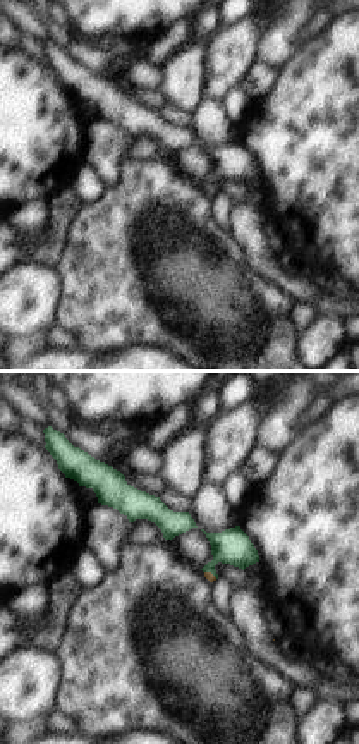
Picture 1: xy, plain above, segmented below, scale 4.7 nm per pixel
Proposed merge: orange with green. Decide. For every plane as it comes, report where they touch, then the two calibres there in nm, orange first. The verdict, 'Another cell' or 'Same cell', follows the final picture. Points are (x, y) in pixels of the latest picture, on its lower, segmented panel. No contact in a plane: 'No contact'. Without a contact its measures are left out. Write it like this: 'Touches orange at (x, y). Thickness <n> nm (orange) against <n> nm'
Touches orange at (210, 573). Thickness 40 nm (orange) against 160 nm

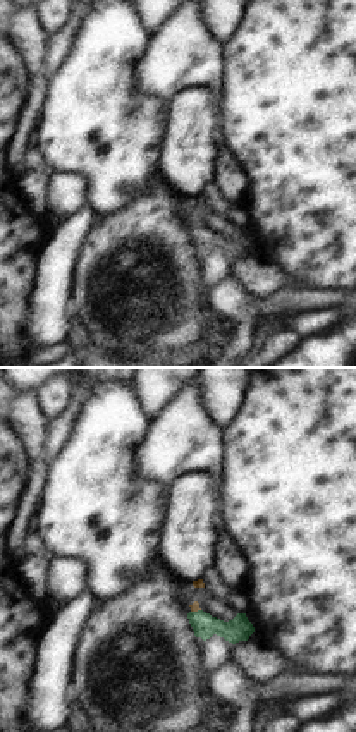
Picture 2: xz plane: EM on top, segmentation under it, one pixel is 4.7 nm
Touches orange at (195, 610). Thickness 50 nm (orange) against 110 nm

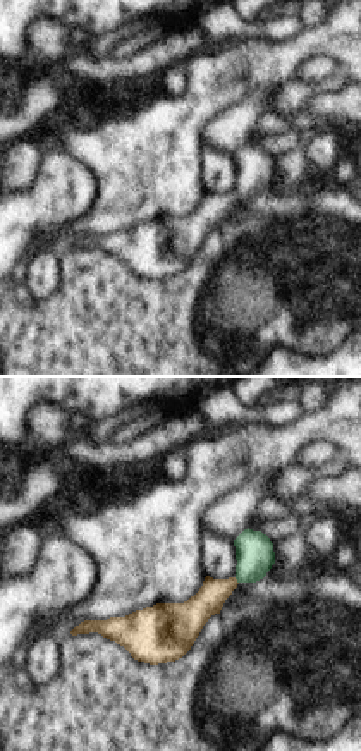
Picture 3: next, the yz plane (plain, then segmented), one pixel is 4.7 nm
Touches orange at (236, 581). Thickness 140 nm (orange) against 180 nm

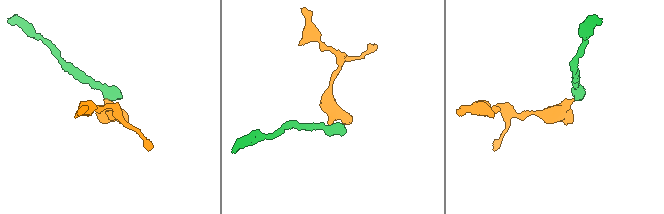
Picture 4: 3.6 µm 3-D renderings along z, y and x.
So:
Same cell

